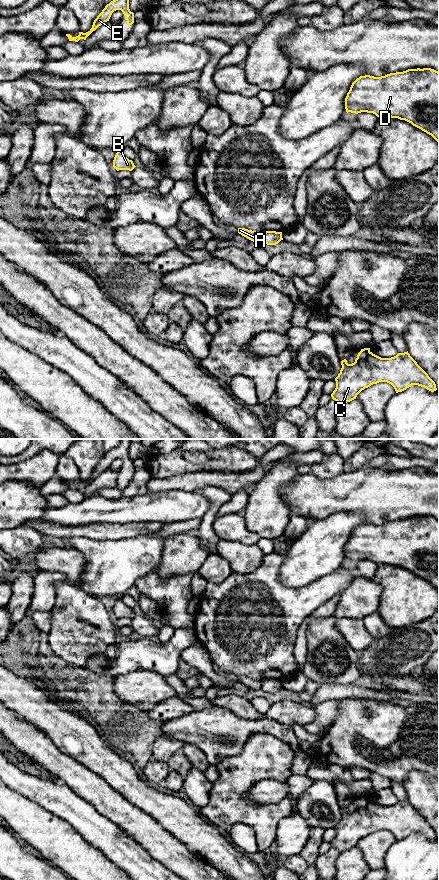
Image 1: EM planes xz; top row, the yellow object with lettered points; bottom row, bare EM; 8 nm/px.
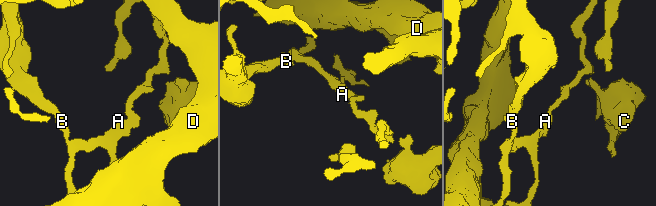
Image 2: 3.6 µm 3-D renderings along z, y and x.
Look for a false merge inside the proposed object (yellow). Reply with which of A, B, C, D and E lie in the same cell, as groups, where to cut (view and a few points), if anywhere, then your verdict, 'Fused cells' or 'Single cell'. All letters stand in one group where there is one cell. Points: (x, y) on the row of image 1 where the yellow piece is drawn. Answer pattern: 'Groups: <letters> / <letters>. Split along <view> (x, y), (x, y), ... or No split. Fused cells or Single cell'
Groups: A B E / C D. Split along xz (262, 233), (259, 240). Fused cells

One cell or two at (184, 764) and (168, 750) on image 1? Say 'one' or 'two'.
one

